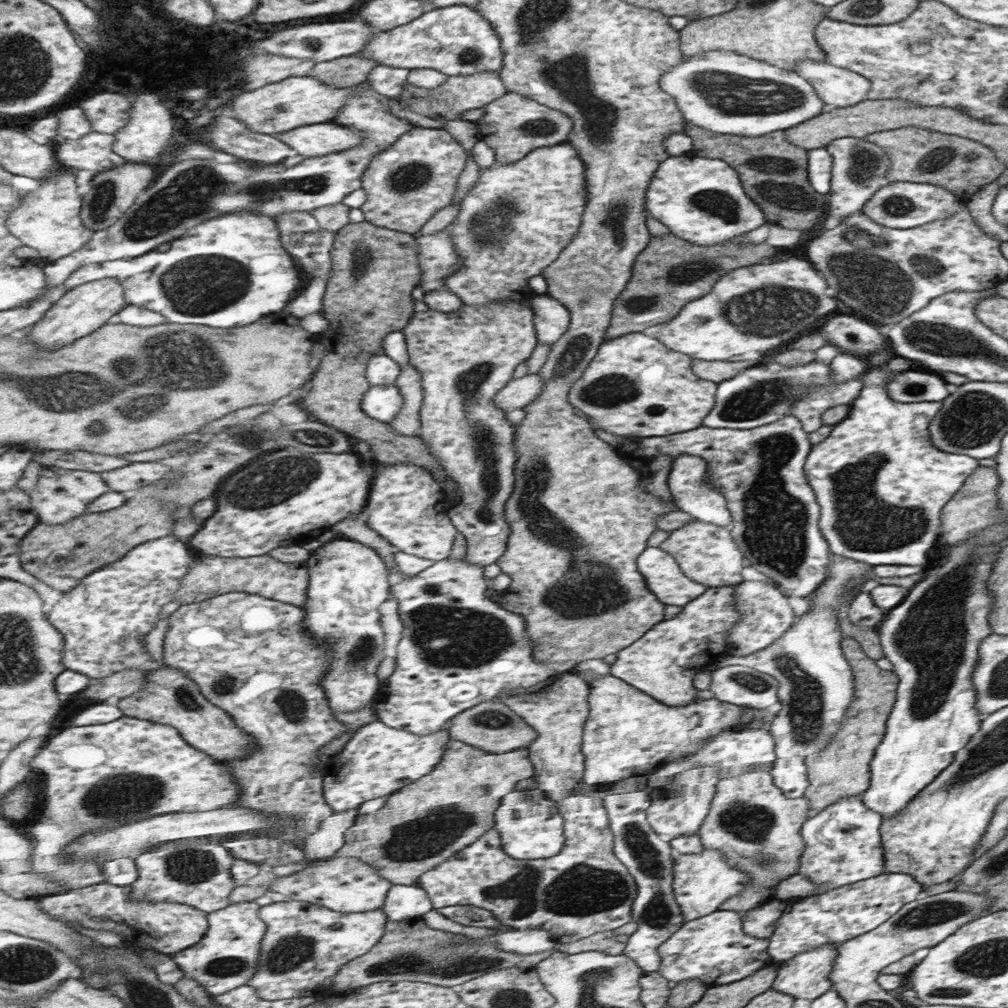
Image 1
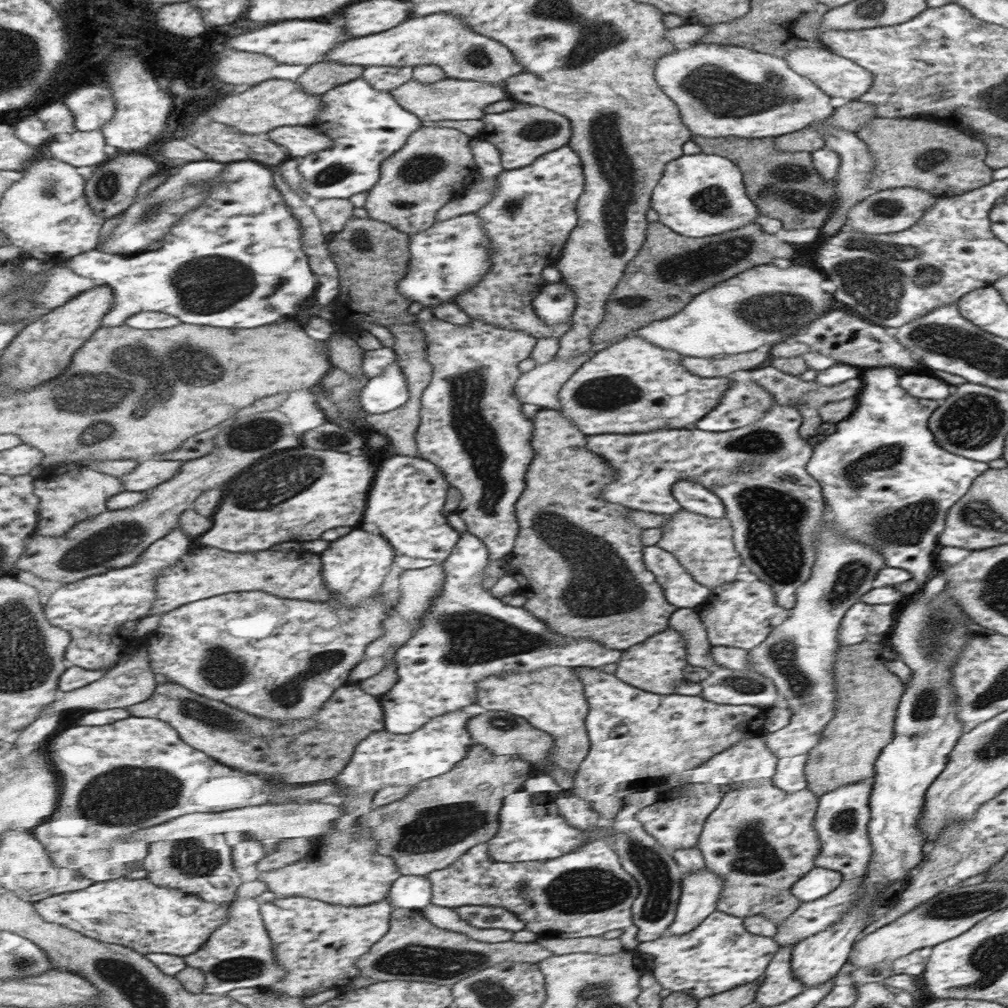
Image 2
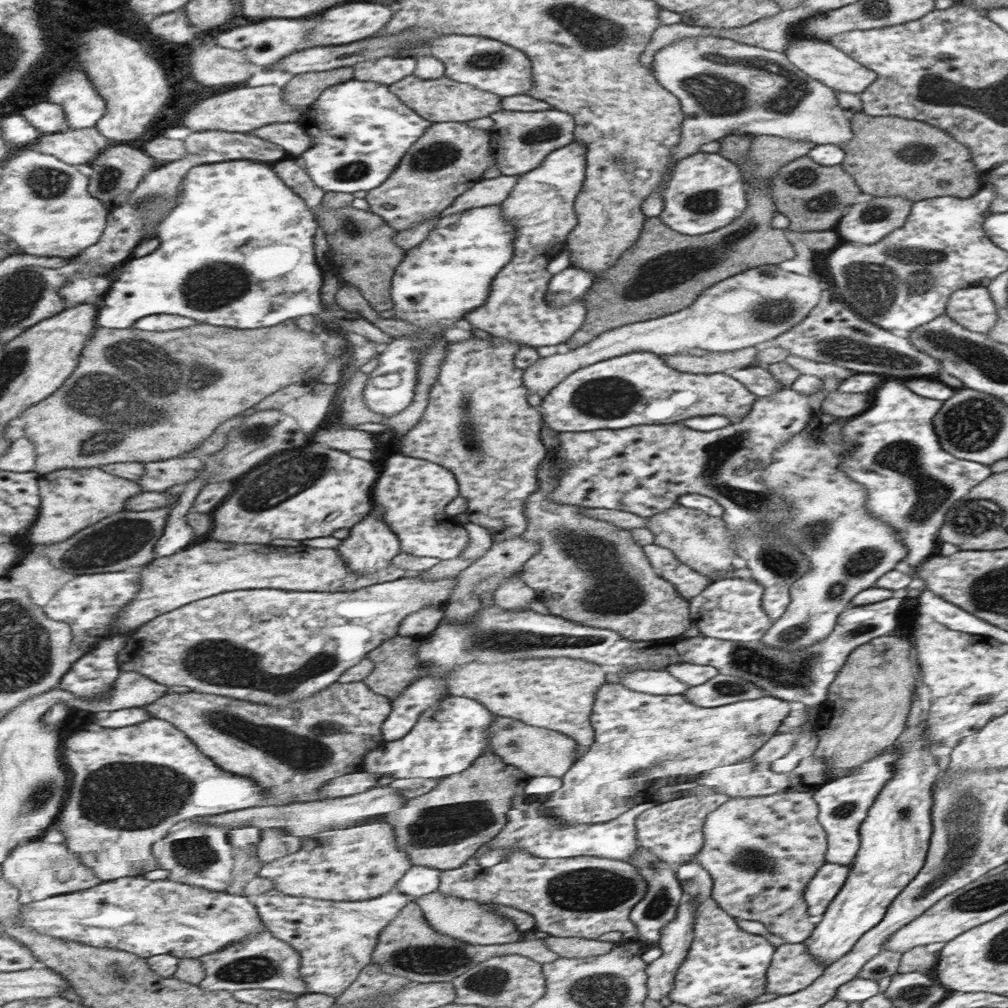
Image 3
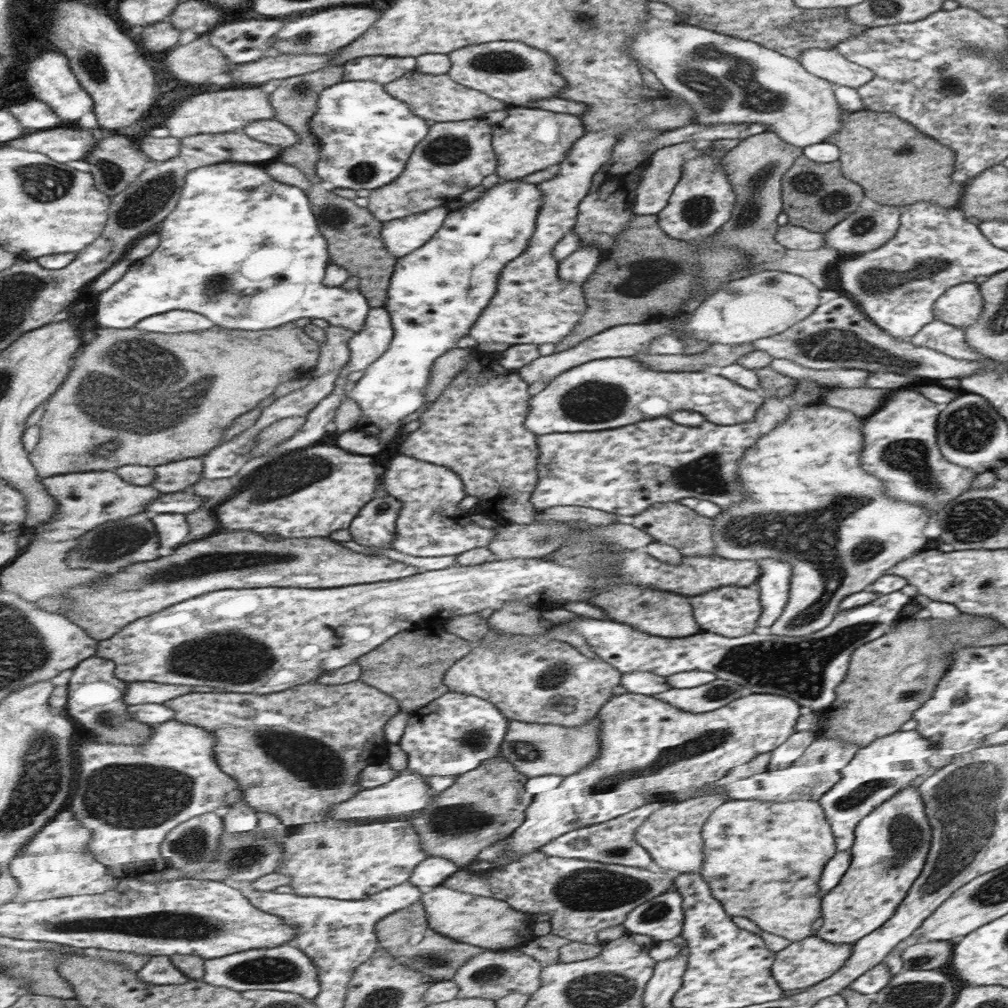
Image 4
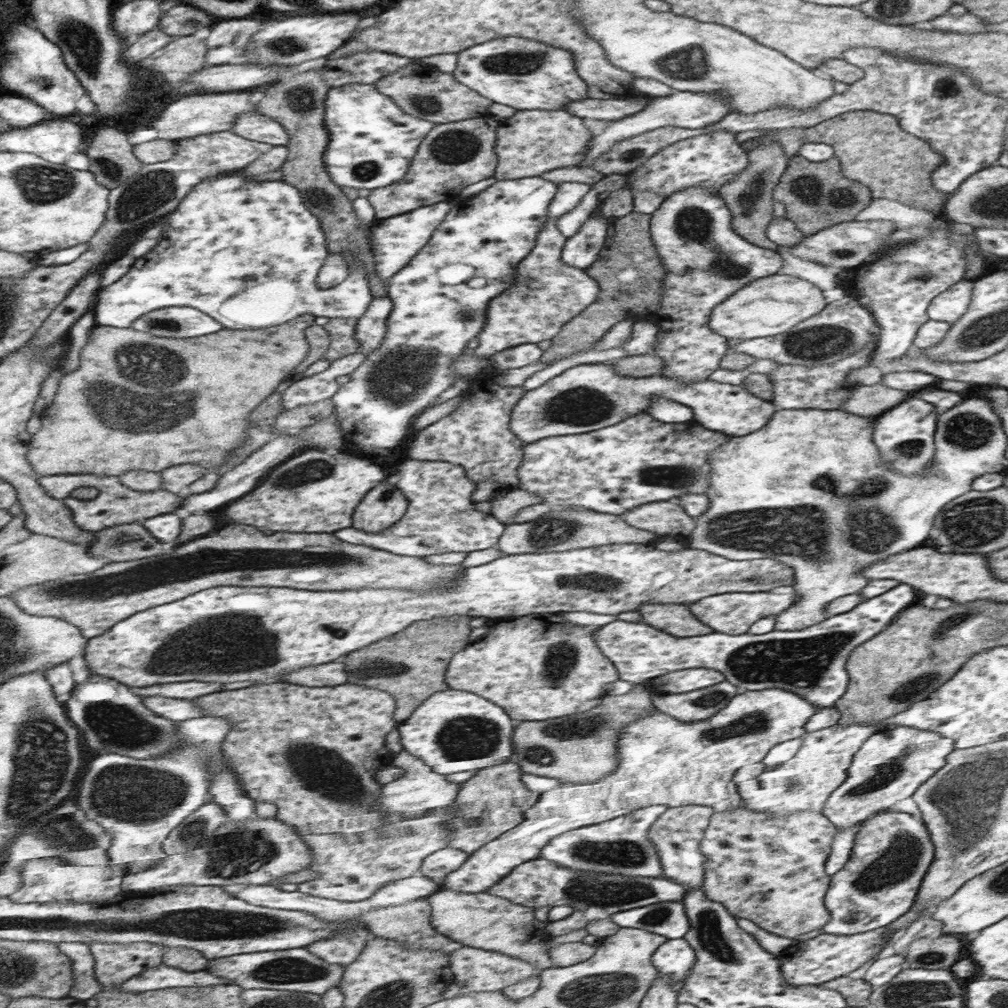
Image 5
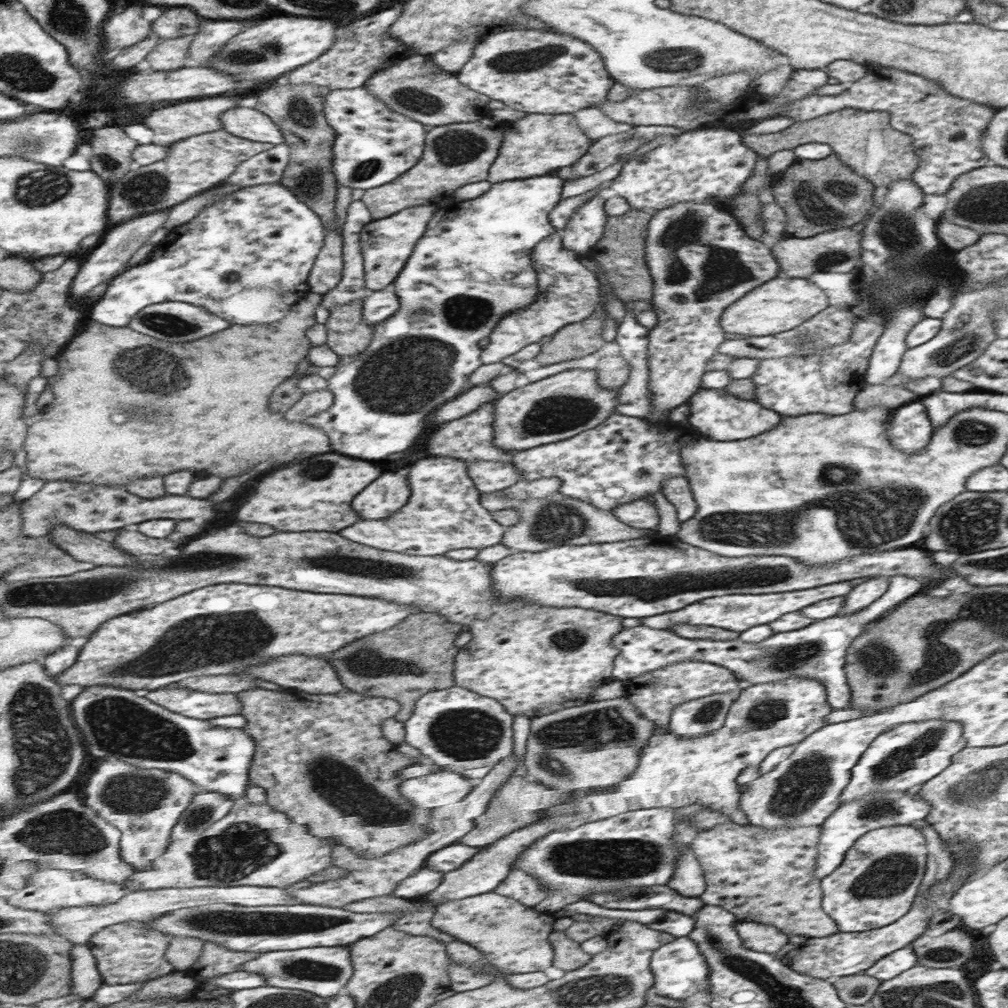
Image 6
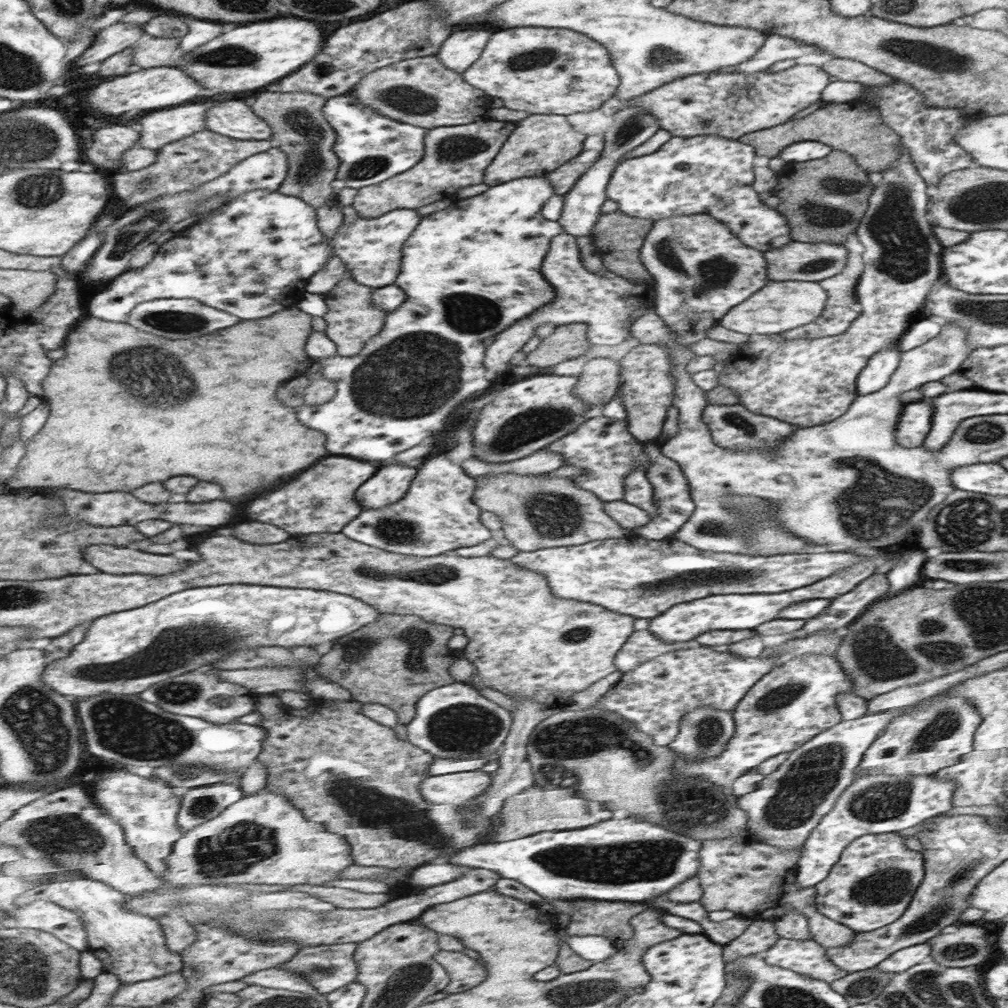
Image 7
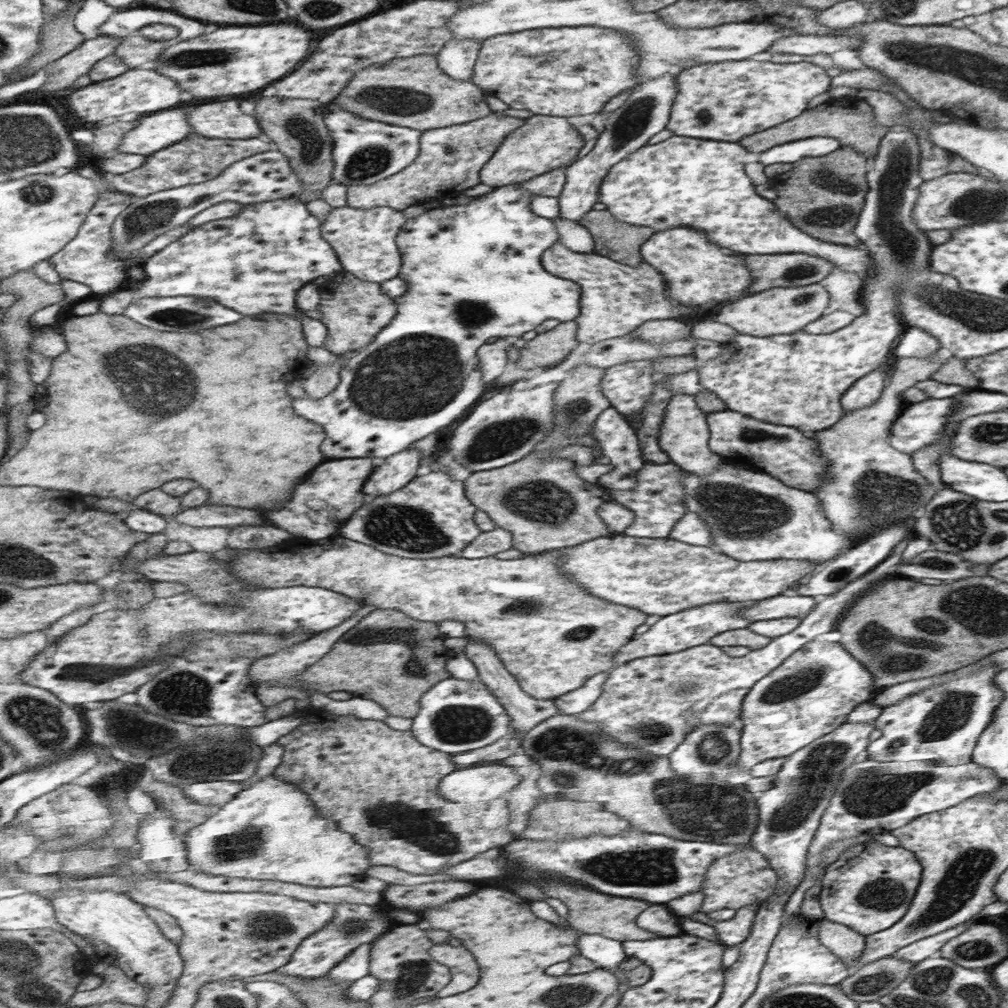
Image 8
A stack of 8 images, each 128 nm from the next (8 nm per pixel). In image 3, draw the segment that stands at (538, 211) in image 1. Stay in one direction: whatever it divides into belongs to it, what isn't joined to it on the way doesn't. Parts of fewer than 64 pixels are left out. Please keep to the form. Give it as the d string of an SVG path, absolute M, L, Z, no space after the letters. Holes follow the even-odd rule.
M574 140L572 144L554 150L542 164L528 173L520 175L518 184L515 186L508 198L501 202L502 210L505 211L506 219L518 228L517 240L512 241L512 248L515 252L512 259L493 281L492 292L481 308L474 309L465 316L464 320L472 326L488 332L491 336L505 338L510 341L518 341L532 347L563 345L579 328L584 324L587 315L587 308L583 301L566 304L562 308L552 308L547 299L549 285L553 275L549 272L549 262L556 257L562 248L567 244L569 232L580 220L576 216L574 204L576 197L581 193L585 181L586 172L586 146Z

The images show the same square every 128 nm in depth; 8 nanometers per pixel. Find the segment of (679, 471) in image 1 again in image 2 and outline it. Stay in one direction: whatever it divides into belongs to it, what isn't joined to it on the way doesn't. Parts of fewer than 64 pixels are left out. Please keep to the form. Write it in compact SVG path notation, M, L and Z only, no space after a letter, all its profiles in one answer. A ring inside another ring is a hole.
M682 479L674 484L672 498L676 500L678 508L710 519L725 518L725 506L722 500L706 489L706 487Z

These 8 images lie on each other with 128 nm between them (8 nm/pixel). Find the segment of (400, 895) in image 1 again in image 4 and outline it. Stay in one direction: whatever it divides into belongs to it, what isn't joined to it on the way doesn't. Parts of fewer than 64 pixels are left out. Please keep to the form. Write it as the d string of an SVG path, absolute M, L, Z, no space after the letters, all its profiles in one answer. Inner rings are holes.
M427 856L408 879L414 887L423 891L430 891L454 876L455 867L451 861L440 856Z

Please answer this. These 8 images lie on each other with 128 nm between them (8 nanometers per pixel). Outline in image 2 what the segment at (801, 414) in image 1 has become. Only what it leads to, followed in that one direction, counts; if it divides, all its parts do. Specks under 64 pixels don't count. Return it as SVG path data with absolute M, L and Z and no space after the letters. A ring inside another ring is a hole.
M772 365L739 372L737 376L743 377L744 379L748 378L751 382L761 384L766 391L773 395L773 398L778 405L797 406L798 412L800 412L804 418L804 424L801 426L800 433L807 440L818 434L817 430L819 426L823 424L821 417L819 416L819 409L821 406L850 399L862 390L862 382L860 382L860 378L848 380L848 382L844 382L842 386L821 386L815 381L806 382L802 380L800 376L794 376L782 372L781 370L774 368Z

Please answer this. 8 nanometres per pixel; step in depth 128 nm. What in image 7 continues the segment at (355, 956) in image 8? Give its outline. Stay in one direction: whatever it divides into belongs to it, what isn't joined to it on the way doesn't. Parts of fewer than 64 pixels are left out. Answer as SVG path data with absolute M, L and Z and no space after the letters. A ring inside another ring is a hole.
M358 943L304 947L292 961L280 966L312 980L322 995L352 984L360 975L355 959Z

